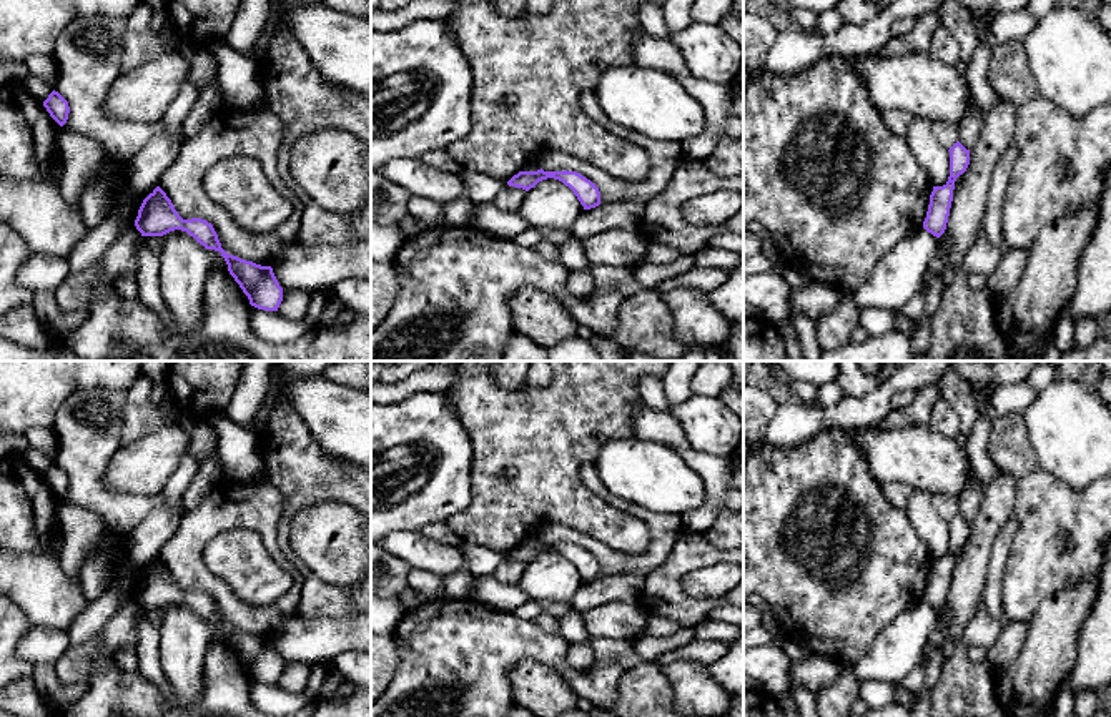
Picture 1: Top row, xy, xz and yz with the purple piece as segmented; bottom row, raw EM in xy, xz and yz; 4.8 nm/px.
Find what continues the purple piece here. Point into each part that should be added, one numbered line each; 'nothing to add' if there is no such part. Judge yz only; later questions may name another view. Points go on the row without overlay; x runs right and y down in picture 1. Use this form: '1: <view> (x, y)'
nothing to add

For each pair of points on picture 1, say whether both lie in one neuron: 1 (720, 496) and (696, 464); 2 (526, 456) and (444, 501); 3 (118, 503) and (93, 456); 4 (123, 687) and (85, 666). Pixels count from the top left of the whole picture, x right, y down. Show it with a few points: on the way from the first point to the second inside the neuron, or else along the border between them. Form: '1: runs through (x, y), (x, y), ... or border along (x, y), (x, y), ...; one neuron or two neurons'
1: runs through (719, 488), (704, 471); one neuron
2: border along (471, 446), (473, 501), (449, 519); two neurons
3: runs through (105, 496), (93, 484), (93, 469); one neuron
4: border along (115, 662), (100, 666), (88, 682); two neurons

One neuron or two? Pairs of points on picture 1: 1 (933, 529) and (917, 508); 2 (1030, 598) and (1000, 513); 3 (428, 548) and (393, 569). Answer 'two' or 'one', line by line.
1: one
2: two
3: two

